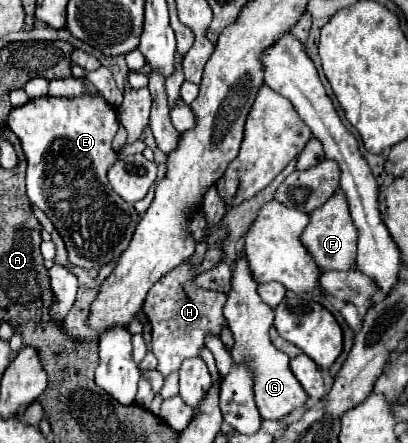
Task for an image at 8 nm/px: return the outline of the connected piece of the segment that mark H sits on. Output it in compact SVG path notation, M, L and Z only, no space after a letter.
M214 227L208 235L208 251L206 257L202 261L200 267L190 267L188 263L182 263L180 267L172 269L170 273L166 273L150 291L144 303L144 311L148 315L148 321L152 323L152 353L158 359L158 371L166 377L172 371L180 369L180 363L188 357L198 357L200 349L204 347L204 337L206 333L220 333L220 327L224 323L224 315L222 315L222 307L226 303L226 295L224 293L216 293L216 291L204 291L194 287L194 275L200 271L206 271L210 267L214 267L220 257L222 251L216 247L216 243L224 237L224 231Z

